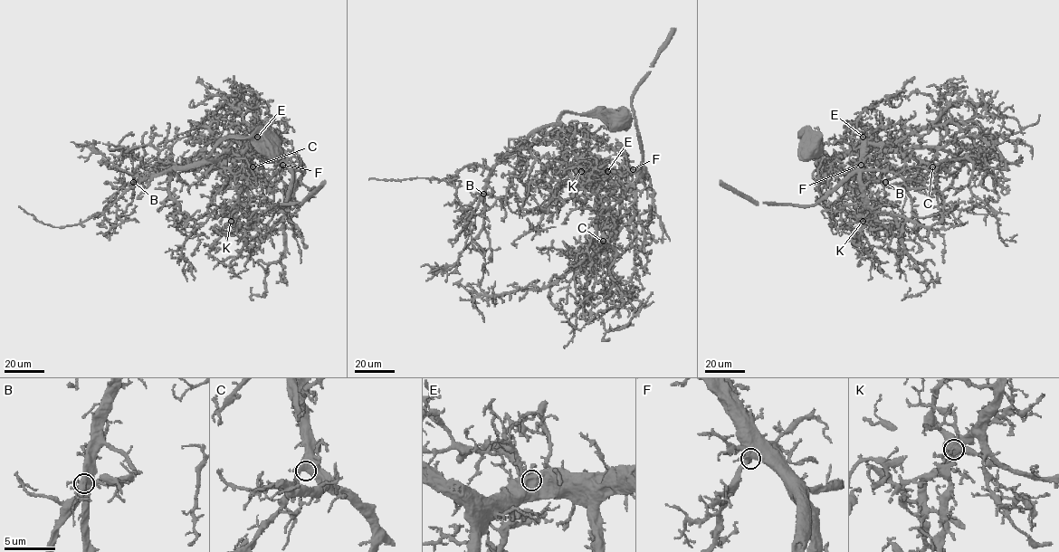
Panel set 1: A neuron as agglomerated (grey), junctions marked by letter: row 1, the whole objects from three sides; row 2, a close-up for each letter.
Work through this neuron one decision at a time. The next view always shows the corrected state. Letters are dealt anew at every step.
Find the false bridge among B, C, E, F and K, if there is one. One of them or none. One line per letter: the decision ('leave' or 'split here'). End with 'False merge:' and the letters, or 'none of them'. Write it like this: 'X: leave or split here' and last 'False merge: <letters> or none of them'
B: leave
C: leave
E: leave
F: leave
K: split here
False merge: K

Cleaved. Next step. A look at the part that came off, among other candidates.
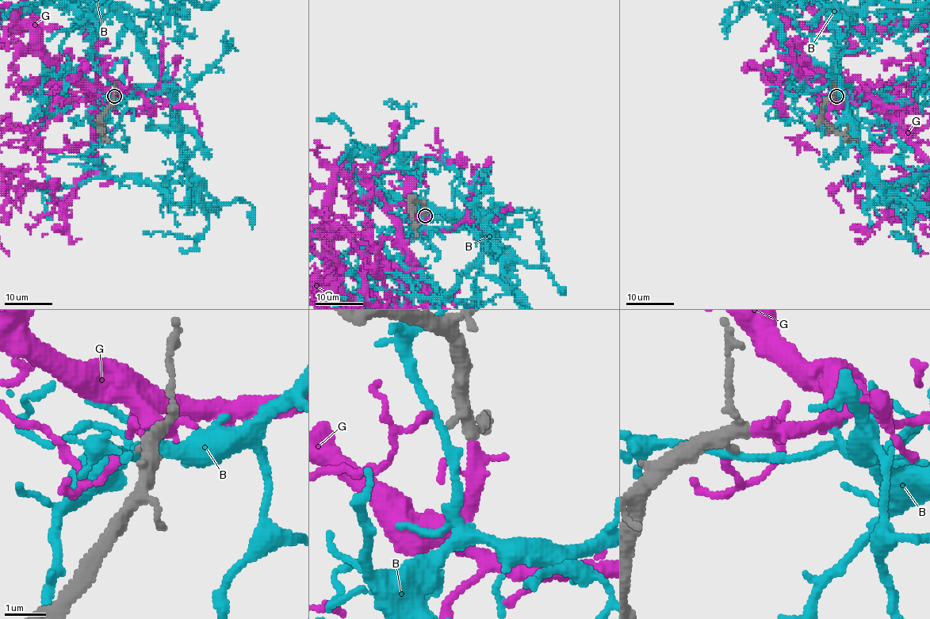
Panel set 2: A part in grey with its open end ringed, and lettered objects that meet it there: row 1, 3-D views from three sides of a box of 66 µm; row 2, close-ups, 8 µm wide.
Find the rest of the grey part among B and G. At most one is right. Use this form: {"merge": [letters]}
{"merge": ["G"]}

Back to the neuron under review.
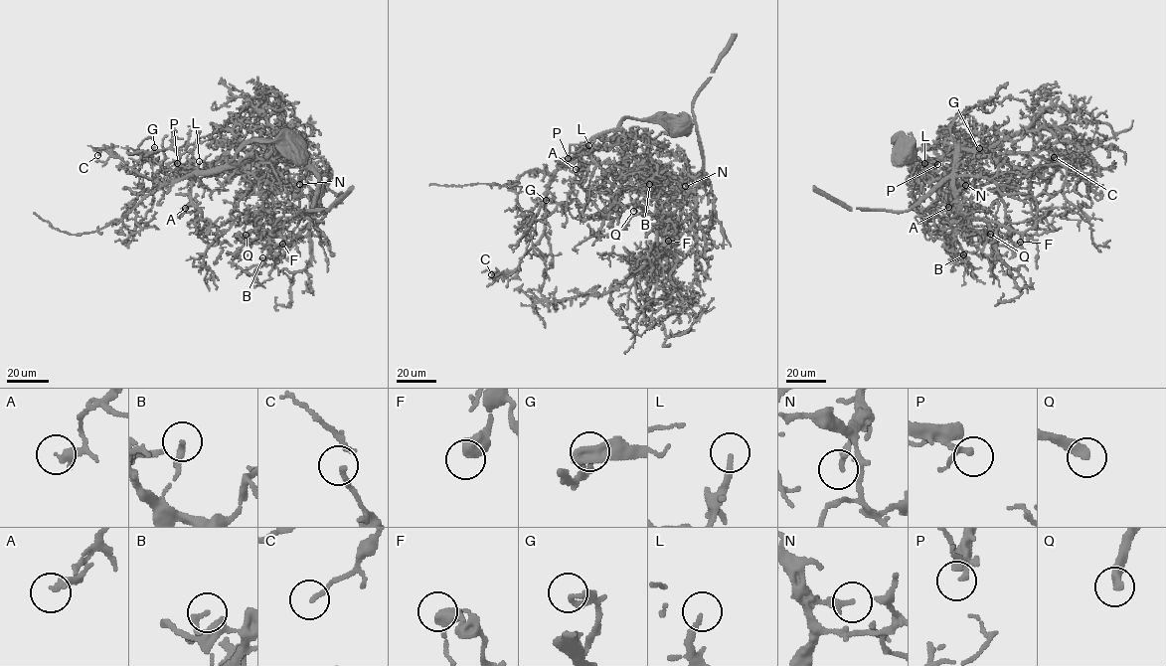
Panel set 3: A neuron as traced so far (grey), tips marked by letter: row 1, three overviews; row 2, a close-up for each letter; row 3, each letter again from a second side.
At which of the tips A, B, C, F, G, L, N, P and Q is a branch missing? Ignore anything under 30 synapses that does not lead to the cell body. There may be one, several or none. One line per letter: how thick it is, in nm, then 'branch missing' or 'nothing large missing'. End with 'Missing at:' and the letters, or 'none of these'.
A: calibre 320 nm; nothing large missing
B: calibre 220 nm; nothing large missing
C: calibre 150 nm; nothing large missing
F: calibre 550 nm; nothing large missing
G: calibre 220 nm; nothing large missing
L: calibre 200 nm; branch missing
N: calibre 240 nm; nothing large missing
P: calibre 170 nm; branch missing
Q: calibre 380 nm; branch missing
Missing at: L, P, Q

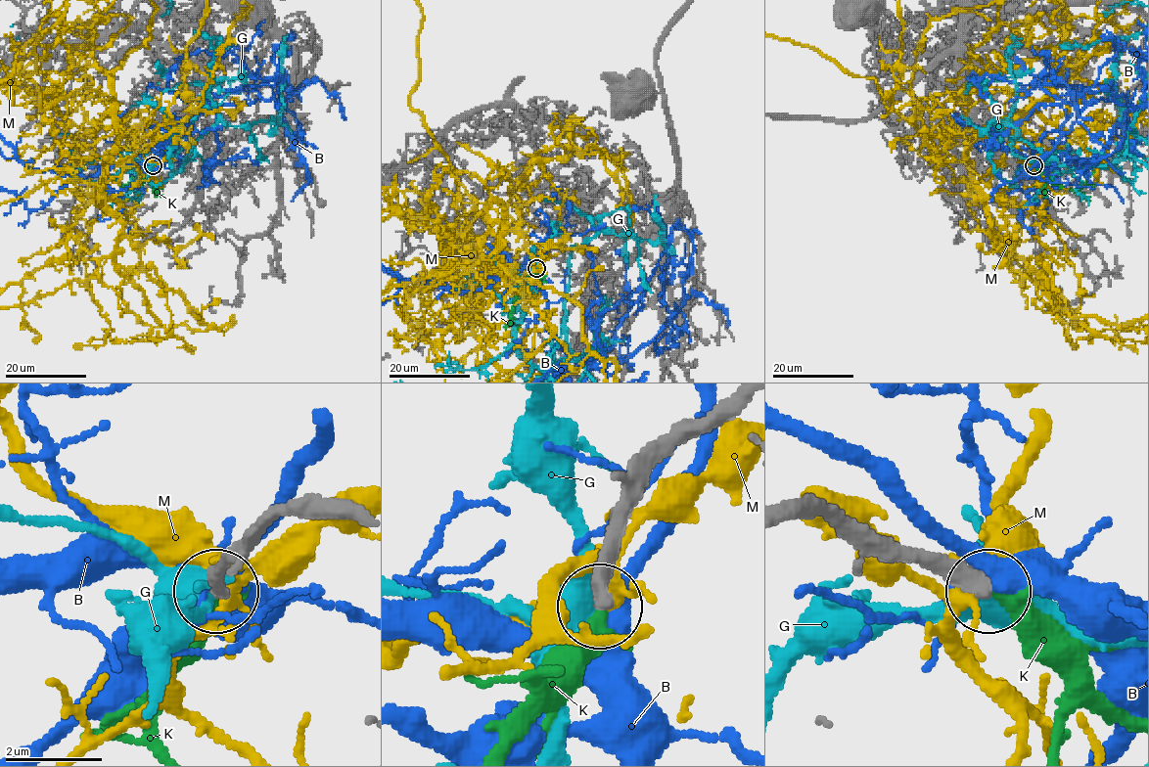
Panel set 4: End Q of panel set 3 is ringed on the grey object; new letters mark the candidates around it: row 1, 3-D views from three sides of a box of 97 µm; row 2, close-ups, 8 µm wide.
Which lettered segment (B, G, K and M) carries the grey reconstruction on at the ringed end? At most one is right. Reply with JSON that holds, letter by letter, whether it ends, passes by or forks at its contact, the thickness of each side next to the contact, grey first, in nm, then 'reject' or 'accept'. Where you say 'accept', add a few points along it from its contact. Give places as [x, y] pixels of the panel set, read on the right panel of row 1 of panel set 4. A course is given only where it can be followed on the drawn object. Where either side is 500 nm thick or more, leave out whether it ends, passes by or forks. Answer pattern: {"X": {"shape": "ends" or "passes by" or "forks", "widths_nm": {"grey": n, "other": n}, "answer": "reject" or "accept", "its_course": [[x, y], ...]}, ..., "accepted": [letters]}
{"B": {"shape": "forks", "widths_nm": {"grey": 420, "other": 280}, "answer": "reject"}, "G": {"shape": "passes by", "widths_nm": {"grey": 400, "other": 480}, "answer": "reject"}, "K": {"shape": "ends", "widths_nm": {"grey": 360, "other": 420}, "answer": "accept", "its_course": [[1034, 165], [1055, 183], [1074, 191], [1079, 190], [1093, 173]]}, "M": {"shape": "passes by", "widths_nm": {"grey": 480, "other": 140}, "answer": "reject"}, "accepted": ["K"]}

